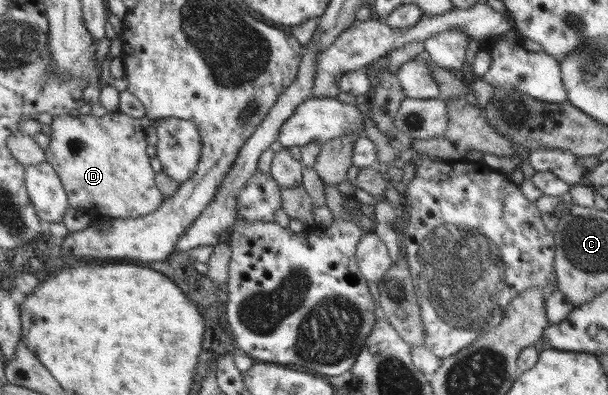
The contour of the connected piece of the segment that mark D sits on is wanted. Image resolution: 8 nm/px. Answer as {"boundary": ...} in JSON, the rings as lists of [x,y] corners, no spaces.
{"boundary":[[[120,110],[107,112],[102,117],[83,116],[77,113],[53,118],[50,143],[45,149],[45,161],[48,162],[60,176],[60,181],[66,190],[69,208],[80,207],[90,209],[108,218],[144,217],[156,211],[164,196],[155,182],[155,172],[150,166],[150,158],[146,153],[146,135],[140,118],[123,114]]]}

